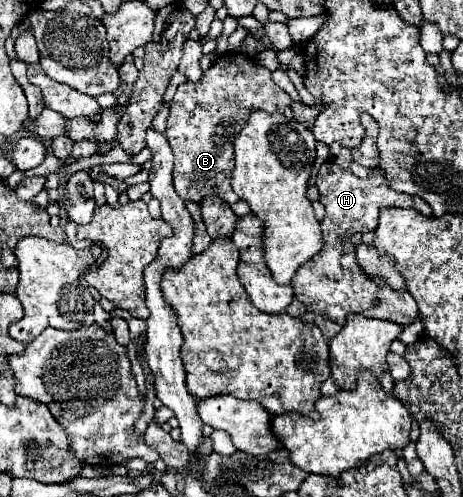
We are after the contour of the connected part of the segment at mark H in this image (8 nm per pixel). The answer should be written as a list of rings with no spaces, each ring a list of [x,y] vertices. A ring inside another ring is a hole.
[[[325,161],[321,165],[317,175],[317,189],[321,195],[319,201],[325,205],[327,211],[325,219],[321,221],[325,245],[293,275],[291,285],[295,289],[295,297],[307,307],[307,311],[325,315],[327,319],[339,325],[345,323],[345,317],[349,313],[385,319],[399,325],[413,323],[413,319],[419,313],[413,297],[405,291],[393,291],[385,281],[381,279],[373,281],[367,273],[363,273],[363,269],[357,265],[355,259],[355,247],[351,243],[351,235],[375,231],[379,221],[379,207],[411,208],[431,217],[433,212],[429,204],[416,195],[398,193],[389,189],[389,182],[383,179],[383,173],[379,169],[373,169],[373,173],[367,179],[359,179],[349,169],[337,167],[333,161]]]

